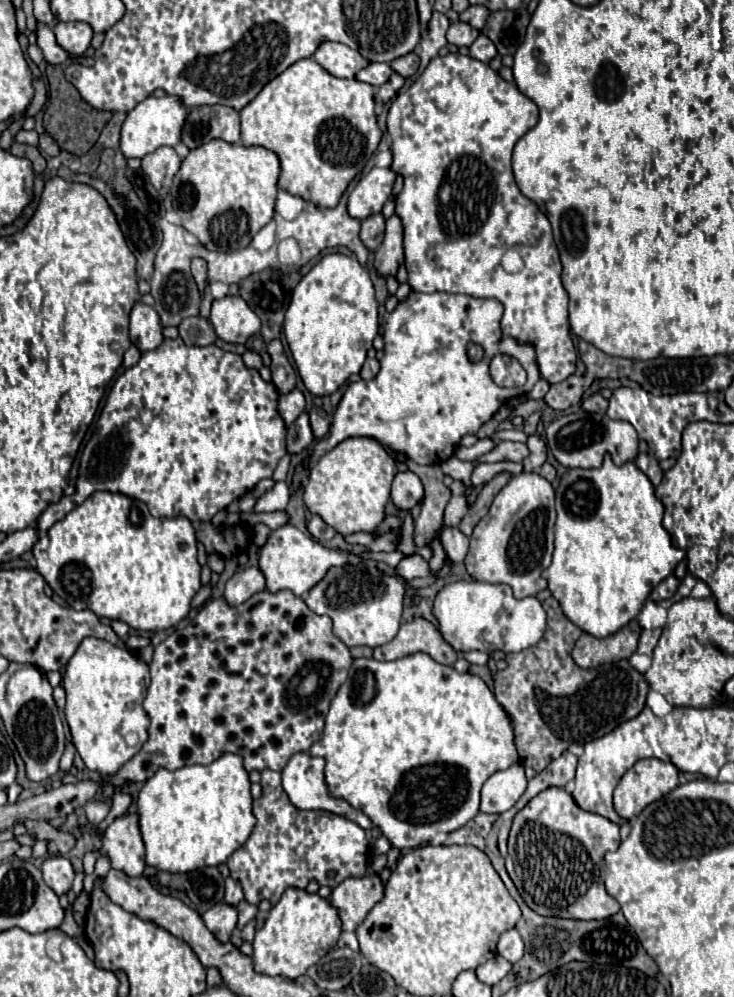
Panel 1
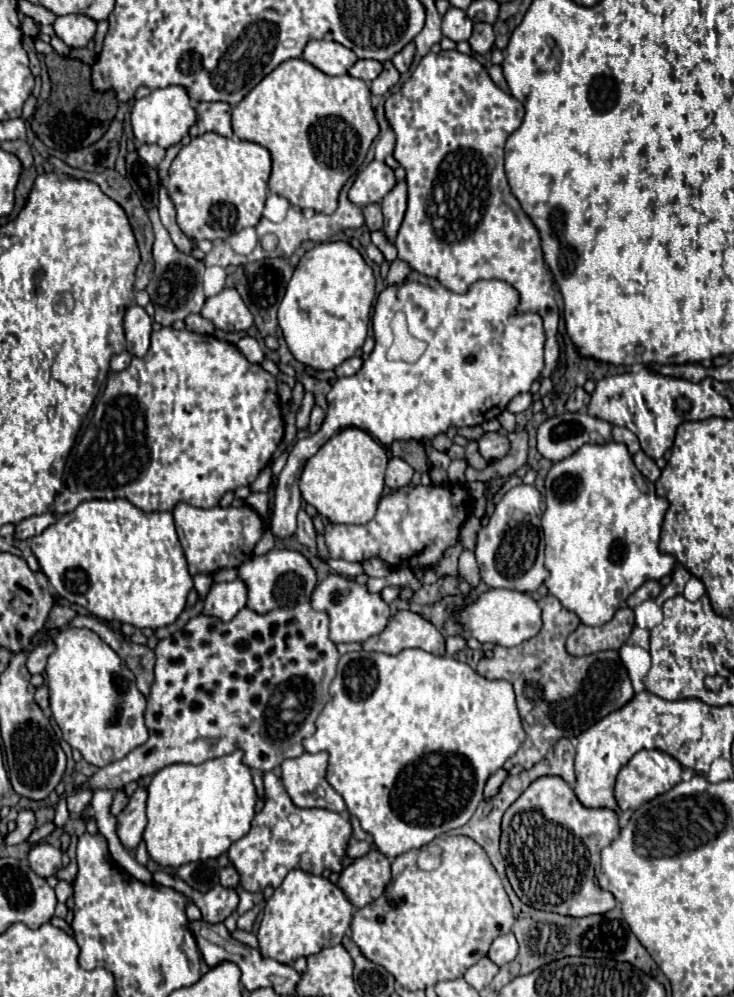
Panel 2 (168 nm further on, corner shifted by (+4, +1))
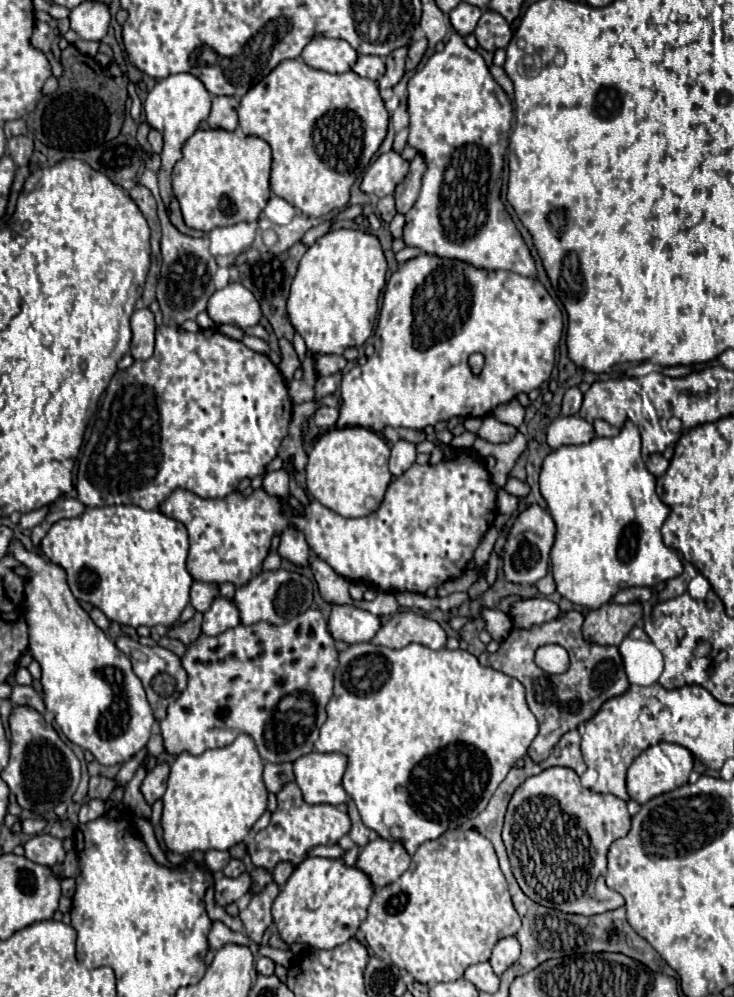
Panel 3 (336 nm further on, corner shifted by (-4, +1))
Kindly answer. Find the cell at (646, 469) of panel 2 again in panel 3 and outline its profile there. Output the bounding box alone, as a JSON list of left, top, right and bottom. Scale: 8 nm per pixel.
[646,454,668,476]

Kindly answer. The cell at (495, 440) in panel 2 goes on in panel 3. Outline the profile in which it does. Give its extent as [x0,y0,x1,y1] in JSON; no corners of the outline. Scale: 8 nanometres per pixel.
[478,416,516,444]

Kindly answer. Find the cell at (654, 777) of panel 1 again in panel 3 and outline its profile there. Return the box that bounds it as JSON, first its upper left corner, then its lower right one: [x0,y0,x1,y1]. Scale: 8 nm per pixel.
[626,742,694,804]

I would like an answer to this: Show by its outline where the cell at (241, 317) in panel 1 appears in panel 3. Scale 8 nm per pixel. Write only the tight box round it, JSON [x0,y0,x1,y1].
[208,282,260,330]

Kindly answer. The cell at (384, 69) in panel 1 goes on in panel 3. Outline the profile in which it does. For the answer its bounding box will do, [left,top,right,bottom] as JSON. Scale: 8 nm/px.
[352,56,384,82]

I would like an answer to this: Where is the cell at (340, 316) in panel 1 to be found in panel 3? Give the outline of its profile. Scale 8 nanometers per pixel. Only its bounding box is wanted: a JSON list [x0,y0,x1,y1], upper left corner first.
[288,228,386,354]

